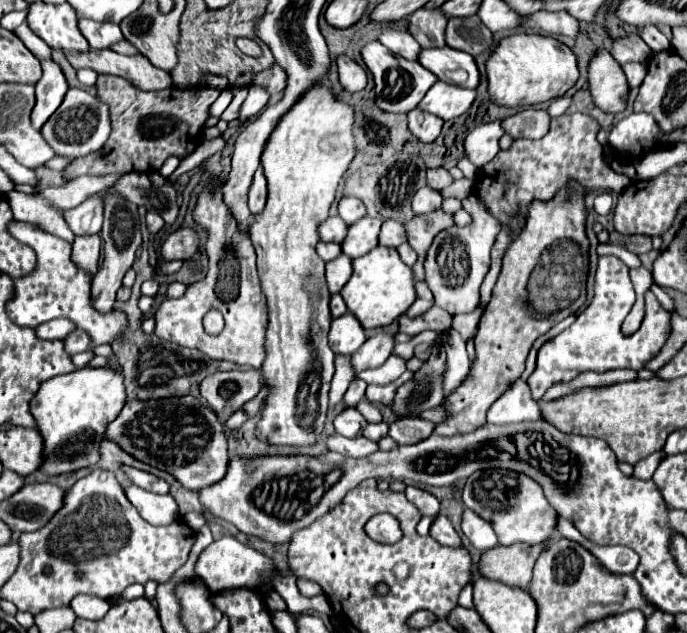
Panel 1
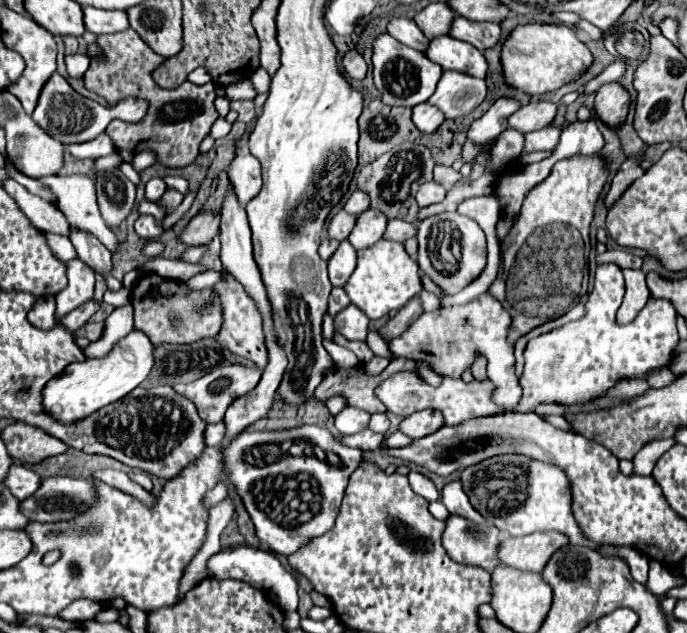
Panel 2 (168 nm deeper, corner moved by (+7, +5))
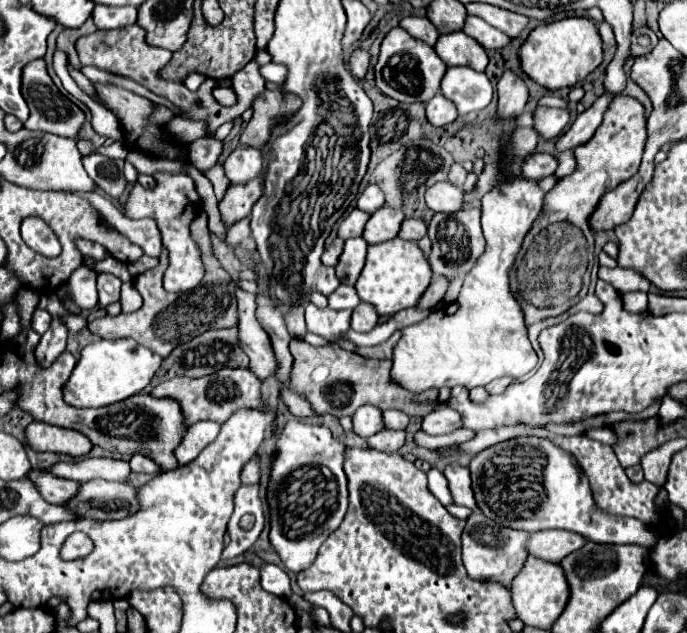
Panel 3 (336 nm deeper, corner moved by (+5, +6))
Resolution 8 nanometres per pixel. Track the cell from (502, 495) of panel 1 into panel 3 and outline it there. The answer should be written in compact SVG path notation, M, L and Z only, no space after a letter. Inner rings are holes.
M515 438L483 450L469 464L477 506L483 514L507 528L539 532L563 529L579 532L597 544L639 544L655 546L657 534L631 518L603 516L591 500L591 488L571 454L539 438Z

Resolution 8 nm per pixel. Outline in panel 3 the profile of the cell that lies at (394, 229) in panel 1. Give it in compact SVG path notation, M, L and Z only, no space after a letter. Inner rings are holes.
M417 218L403 220L403 224L399 228L399 238L403 238L403 240L419 240L425 234L427 234L427 224Z

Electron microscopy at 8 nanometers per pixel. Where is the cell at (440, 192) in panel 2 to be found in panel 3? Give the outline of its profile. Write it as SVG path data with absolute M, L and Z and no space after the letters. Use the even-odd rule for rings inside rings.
M439 182L427 188L425 200L433 212L457 212L463 204L463 190L449 182Z

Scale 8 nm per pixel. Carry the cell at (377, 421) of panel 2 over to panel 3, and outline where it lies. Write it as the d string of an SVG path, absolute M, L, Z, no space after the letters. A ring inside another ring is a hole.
M385 410L383 412L383 422L385 422L385 428L391 428L391 430L405 430L407 422L409 422L409 416L399 412L399 410Z

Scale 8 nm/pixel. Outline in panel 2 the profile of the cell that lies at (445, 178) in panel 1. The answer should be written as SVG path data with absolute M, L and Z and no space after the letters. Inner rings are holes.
M435 165L435 181L437 181L439 185L443 185L445 189L451 189L459 179L461 179L461 173L455 171L453 167Z

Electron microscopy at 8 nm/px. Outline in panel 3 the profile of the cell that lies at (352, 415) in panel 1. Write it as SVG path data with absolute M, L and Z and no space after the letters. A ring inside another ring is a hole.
M361 406L353 414L353 432L361 438L367 438L383 428L383 418L381 410L375 406Z

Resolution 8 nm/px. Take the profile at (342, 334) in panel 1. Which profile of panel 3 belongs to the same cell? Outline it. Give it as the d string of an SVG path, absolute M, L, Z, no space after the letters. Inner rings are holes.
M361 302L351 314L351 328L355 332L369 332L375 328L377 320L379 320L379 316L377 316L375 308L371 308L371 304Z

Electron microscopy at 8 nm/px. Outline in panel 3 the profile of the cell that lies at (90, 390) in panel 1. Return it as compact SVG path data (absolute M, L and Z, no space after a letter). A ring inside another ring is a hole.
M131 338L99 340L83 348L77 366L63 386L63 400L77 408L99 408L141 392L161 366L161 356Z

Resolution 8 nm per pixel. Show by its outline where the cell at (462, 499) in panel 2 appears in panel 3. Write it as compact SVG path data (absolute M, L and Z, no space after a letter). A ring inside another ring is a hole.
M449 464L445 468L445 478L449 482L449 490L453 496L453 502L459 506L467 506L471 510L477 508L473 490L471 490L471 478L469 478L469 468L463 468L459 464Z

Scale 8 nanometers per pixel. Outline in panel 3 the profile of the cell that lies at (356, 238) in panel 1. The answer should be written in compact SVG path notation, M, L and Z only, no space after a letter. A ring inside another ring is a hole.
M379 208L377 212L371 214L369 222L365 224L363 230L363 238L367 244L379 244L379 242L387 242L391 238L397 236L399 226L403 222L403 212L395 210L395 208Z

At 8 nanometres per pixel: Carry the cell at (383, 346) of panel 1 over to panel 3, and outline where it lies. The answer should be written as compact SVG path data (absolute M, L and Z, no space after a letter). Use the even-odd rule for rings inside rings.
M435 278L435 280L429 284L429 288L425 290L425 294L421 296L417 308L421 308L421 310L431 310L433 306L437 306L437 304L441 302L445 290L447 290L447 278Z

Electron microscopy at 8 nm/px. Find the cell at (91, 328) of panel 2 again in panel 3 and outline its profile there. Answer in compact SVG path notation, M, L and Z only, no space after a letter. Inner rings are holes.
M201 210L193 222L191 222L191 238L195 240L201 251L205 276L201 284L183 294L171 294L163 288L163 274L169 266L169 252L163 248L163 254L159 258L159 266L143 272L134 279L135 287L142 296L143 303L139 310L131 314L119 314L119 316L103 316L93 322L89 322L89 332L97 334L99 338L133 338L139 344L147 346L149 350L157 352L159 356L167 356L175 346L217 328L231 328L237 324L237 304L235 304L235 282L225 272L219 262L211 254L209 244L209 230L207 230L207 214ZM185 320L185 324L181 324Z

